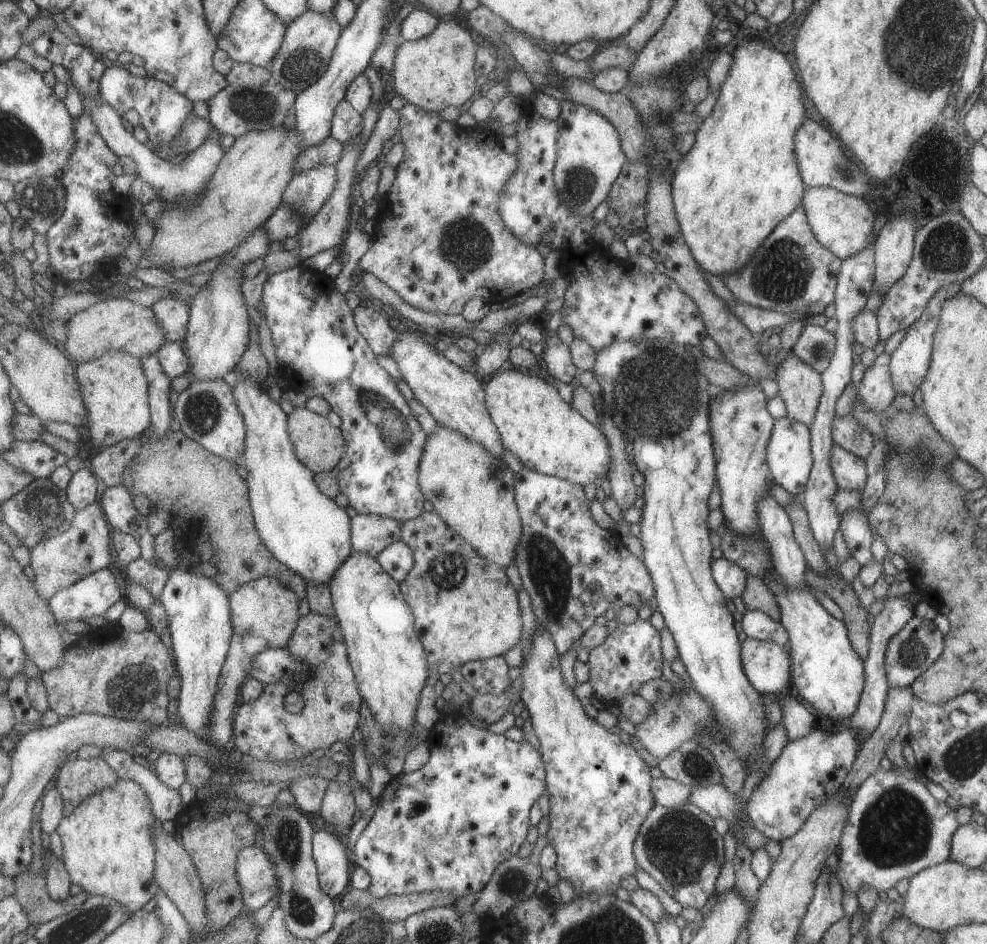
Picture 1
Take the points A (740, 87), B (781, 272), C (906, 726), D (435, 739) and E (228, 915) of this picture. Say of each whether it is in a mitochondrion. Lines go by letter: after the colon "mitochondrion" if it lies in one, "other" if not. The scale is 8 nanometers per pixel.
A: other
B: mitochondrion
C: other
D: other
E: other

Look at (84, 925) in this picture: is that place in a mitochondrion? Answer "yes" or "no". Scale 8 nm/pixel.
yes

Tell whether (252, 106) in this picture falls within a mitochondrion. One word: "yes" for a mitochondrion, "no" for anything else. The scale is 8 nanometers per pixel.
yes

